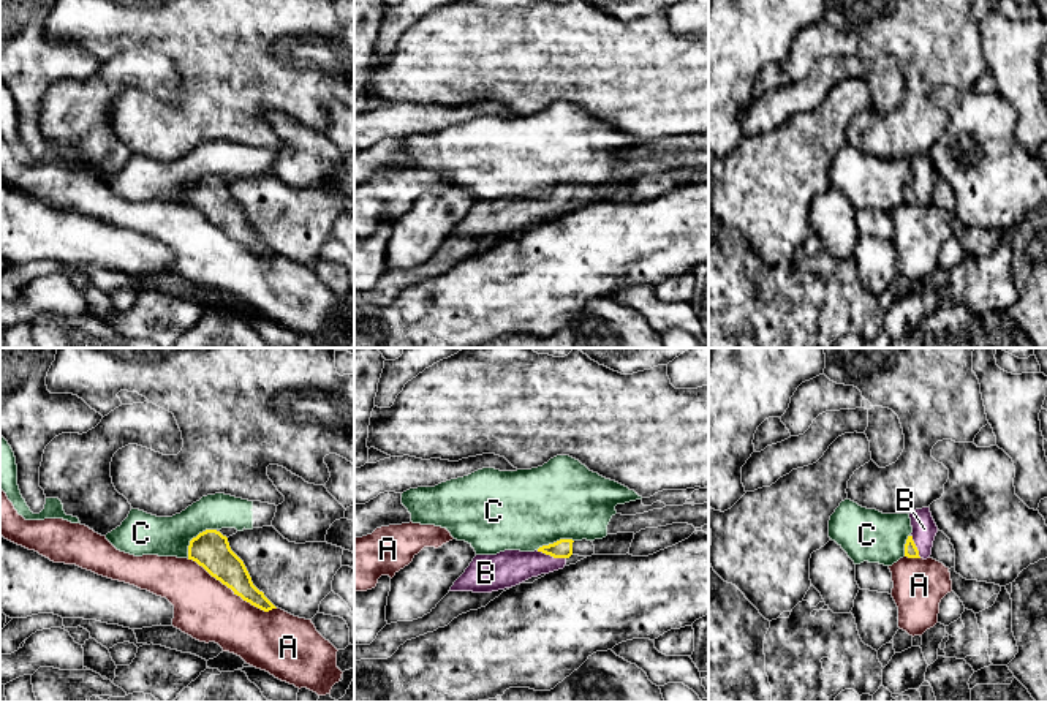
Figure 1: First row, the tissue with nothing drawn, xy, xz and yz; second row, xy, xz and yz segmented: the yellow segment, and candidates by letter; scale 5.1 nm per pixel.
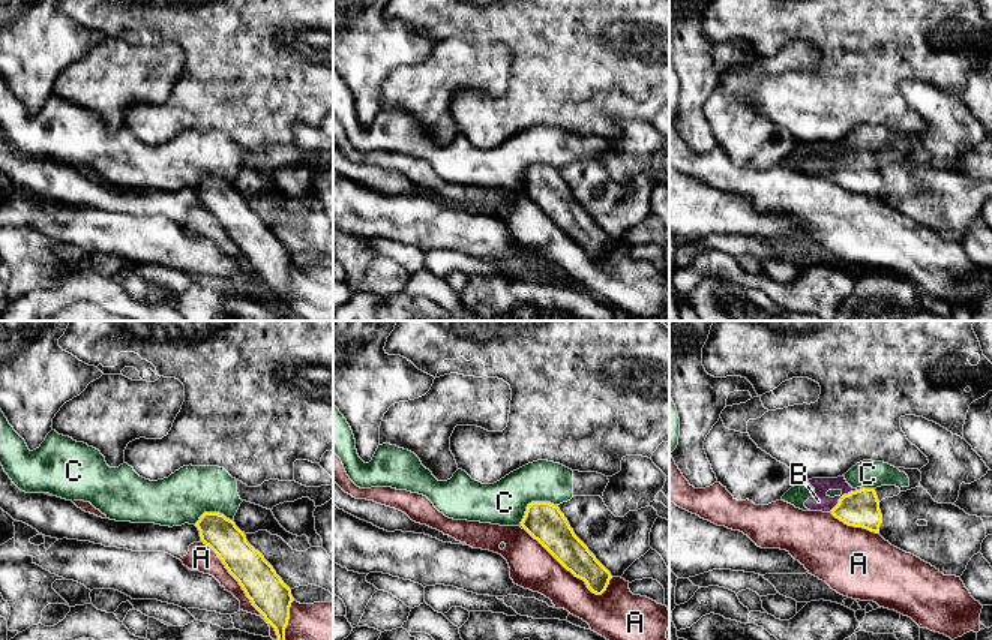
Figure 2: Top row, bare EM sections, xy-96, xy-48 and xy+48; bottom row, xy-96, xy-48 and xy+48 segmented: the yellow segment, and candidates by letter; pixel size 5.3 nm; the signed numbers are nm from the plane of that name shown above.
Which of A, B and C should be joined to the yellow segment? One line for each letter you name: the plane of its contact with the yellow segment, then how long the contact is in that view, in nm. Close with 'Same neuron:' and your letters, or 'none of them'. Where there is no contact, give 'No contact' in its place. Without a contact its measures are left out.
B: Touches yellow in xz. Shared border 160 nm
Same neuron: B

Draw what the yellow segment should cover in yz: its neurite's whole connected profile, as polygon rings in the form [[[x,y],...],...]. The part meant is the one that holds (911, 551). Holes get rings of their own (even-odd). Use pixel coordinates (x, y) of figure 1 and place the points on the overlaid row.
[[[930,508],[916,509],[909,514],[913,533],[905,544],[905,557],[930,558],[938,526],[932,517]]]

